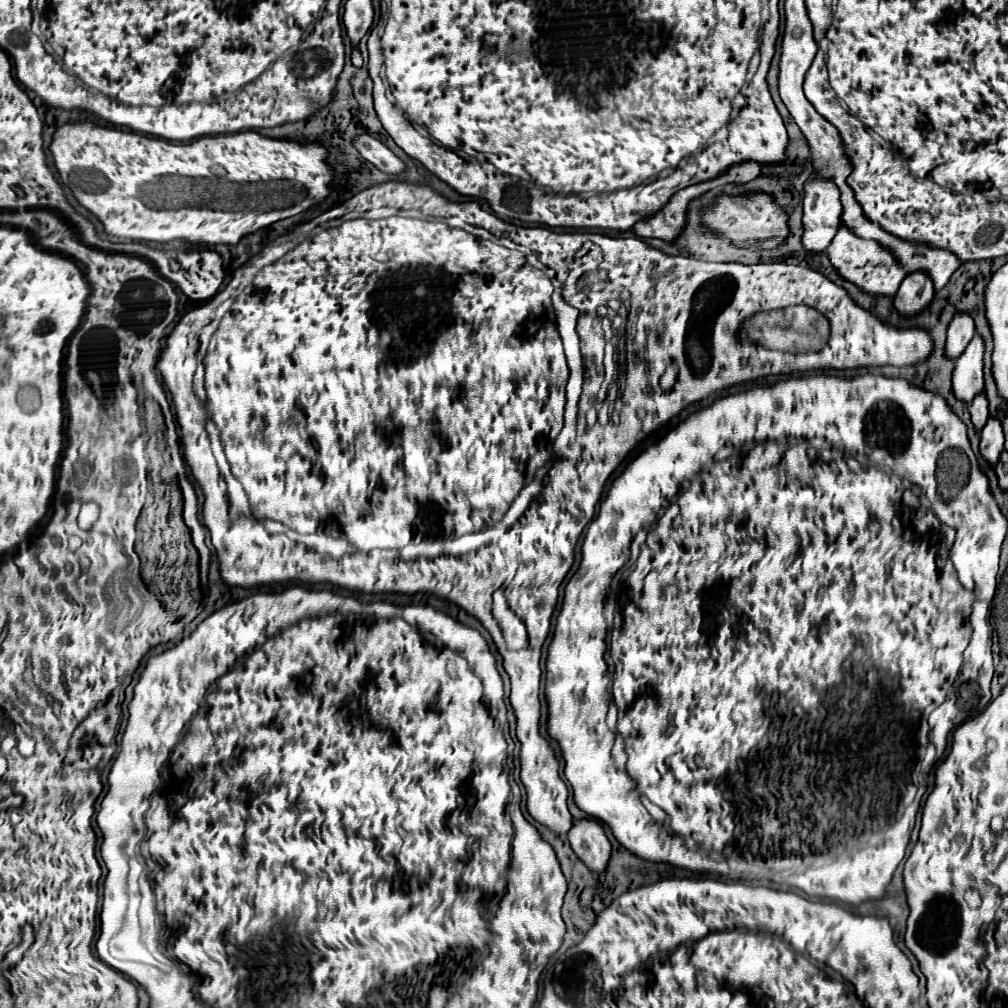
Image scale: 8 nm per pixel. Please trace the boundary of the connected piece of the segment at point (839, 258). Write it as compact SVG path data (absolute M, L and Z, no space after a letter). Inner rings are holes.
M843 223L839 225L839 229L835 233L835 239L827 247L827 253L829 253L829 259L831 259L833 267L837 267L839 273L847 281L859 285L861 289L865 289L869 293L895 295L899 283L907 275L907 271L903 271L903 267L899 267L899 263L895 263L893 255L887 251L887 247L883 247L881 243L875 243L875 239L861 239L861 237L857 237Z

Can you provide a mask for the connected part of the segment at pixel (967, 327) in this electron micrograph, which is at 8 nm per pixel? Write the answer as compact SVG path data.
M955 315L947 329L947 355L951 359L957 359L971 341L971 335L975 335L975 323L971 315Z

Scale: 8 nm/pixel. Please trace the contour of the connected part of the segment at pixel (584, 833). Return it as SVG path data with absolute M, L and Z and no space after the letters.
M577 821L571 829L569 843L575 855L595 873L607 871L607 863L611 859L611 843L597 821Z

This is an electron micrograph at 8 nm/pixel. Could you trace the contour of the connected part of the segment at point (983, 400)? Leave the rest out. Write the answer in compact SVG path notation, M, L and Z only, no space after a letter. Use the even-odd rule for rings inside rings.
M985 393L975 395L975 399L971 401L971 407L969 407L969 413L971 413L973 425L981 431L985 427L987 417L989 417L989 401L987 401L987 395Z

